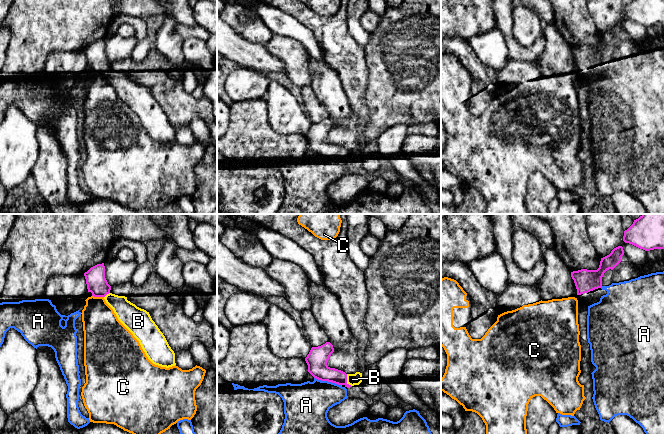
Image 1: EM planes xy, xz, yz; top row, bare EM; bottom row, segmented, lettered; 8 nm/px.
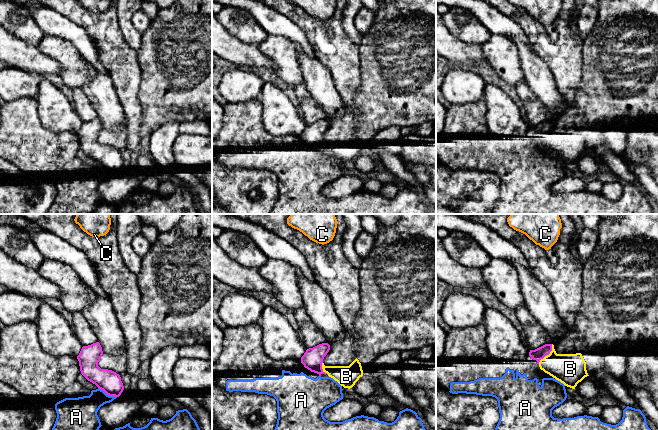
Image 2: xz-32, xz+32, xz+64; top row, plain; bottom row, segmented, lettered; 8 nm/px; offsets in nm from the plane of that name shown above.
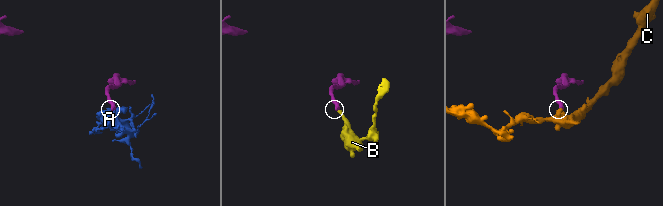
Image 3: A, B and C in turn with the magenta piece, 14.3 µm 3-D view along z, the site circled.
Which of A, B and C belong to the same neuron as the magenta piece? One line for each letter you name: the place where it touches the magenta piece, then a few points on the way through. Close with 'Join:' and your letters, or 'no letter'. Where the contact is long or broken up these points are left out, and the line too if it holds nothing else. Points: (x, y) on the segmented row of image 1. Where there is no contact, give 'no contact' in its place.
B: xz (346, 380) | across xz (318, 368), (324, 373), (346, 380), (352, 379)
Join: B

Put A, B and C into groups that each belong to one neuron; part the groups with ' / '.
A / B / C

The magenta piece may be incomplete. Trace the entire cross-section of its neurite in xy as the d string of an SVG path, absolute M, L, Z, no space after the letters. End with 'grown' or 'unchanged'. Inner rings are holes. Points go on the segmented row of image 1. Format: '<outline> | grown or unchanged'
M104 263L91 267L84 273L88 292L94 297L103 297L113 309L118 320L139 341L148 359L161 367L175 366L175 353L165 336L152 320L149 312L137 307L125 296L110 292L111 286L105 278Z | grown

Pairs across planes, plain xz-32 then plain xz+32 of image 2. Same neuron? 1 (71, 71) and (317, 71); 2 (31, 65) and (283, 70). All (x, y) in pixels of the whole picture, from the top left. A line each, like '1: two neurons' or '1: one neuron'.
1: two neurons
2: two neurons

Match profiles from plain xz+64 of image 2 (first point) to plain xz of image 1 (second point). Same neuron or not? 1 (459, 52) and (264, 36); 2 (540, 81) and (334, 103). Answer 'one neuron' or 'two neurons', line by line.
1: two neurons
2: one neuron

